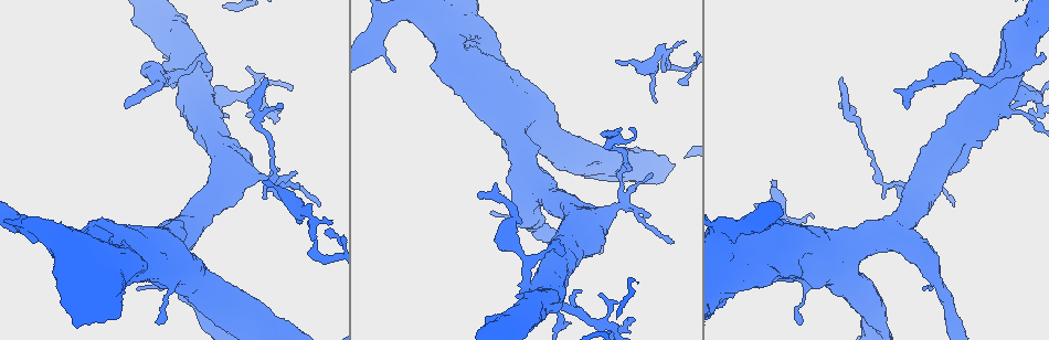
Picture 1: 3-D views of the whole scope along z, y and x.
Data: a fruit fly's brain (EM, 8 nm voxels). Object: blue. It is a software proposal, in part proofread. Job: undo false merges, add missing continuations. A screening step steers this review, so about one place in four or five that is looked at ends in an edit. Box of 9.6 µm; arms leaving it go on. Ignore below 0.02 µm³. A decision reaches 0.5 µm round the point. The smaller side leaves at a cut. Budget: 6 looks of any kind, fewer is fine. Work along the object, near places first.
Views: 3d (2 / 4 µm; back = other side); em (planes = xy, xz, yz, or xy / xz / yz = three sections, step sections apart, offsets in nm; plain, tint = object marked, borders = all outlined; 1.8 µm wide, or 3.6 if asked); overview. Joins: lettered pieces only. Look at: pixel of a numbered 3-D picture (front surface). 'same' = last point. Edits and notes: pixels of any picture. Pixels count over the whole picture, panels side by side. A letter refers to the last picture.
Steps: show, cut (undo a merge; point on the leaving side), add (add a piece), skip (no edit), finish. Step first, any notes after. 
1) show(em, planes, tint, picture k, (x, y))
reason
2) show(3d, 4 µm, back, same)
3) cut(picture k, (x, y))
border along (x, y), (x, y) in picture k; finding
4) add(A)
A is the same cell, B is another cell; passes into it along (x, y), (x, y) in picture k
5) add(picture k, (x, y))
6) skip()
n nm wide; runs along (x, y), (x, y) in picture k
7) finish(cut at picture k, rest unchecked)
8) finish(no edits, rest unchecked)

show(em, xz, step 8, tint, picture 1, (126, 106))
long arm stops here

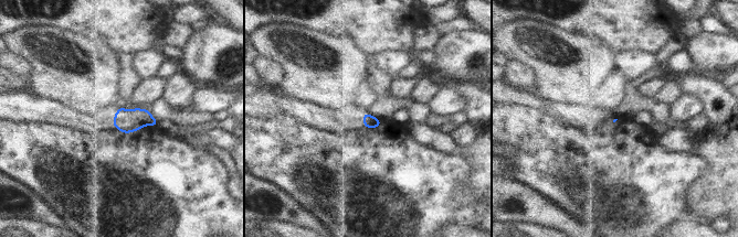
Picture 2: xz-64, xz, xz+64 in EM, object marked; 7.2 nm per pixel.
show(em, planes, borders, same)

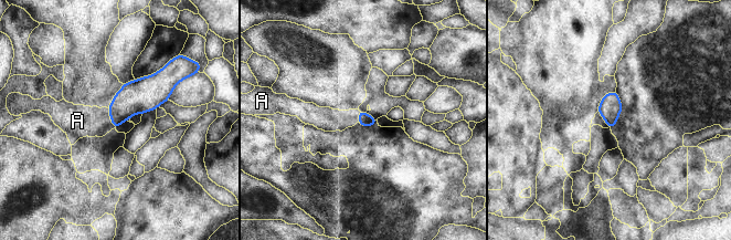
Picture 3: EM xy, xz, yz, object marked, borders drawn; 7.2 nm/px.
add(A)
A is the same cell; passes into it along (137, 96), (110, 118), (77, 121) in picture 3; the cell continues

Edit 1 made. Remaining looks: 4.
show(overview)

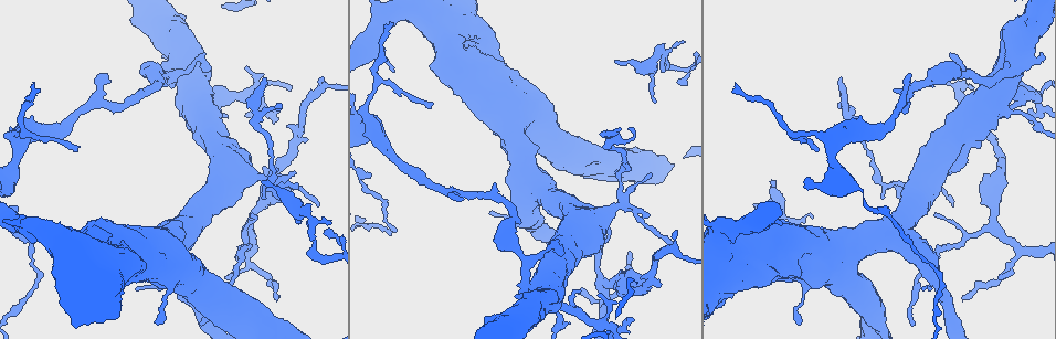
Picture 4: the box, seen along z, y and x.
show(3d, 4 µm, back, picture 4, (619, 128))
an open end

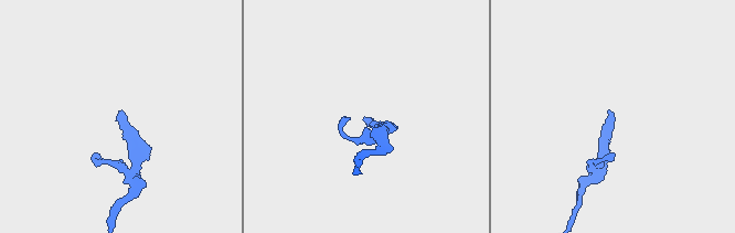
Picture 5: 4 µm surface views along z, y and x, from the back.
show(em, planes, borders, picture 5, (609, 112))
need the tissue

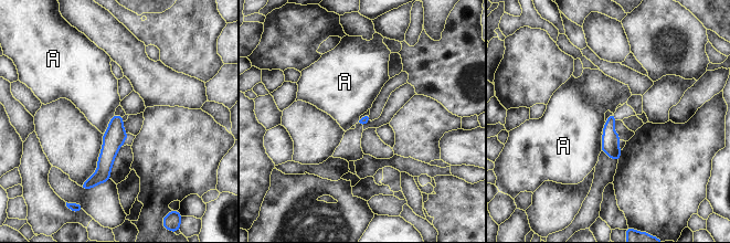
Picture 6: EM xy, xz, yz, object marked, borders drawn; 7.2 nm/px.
skip()
A is another cell; runs along (117, 117), (104, 169), (92, 181) in picture 6; none of them fits

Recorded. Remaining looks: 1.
finish(add at picture 3, rest unchecked)

